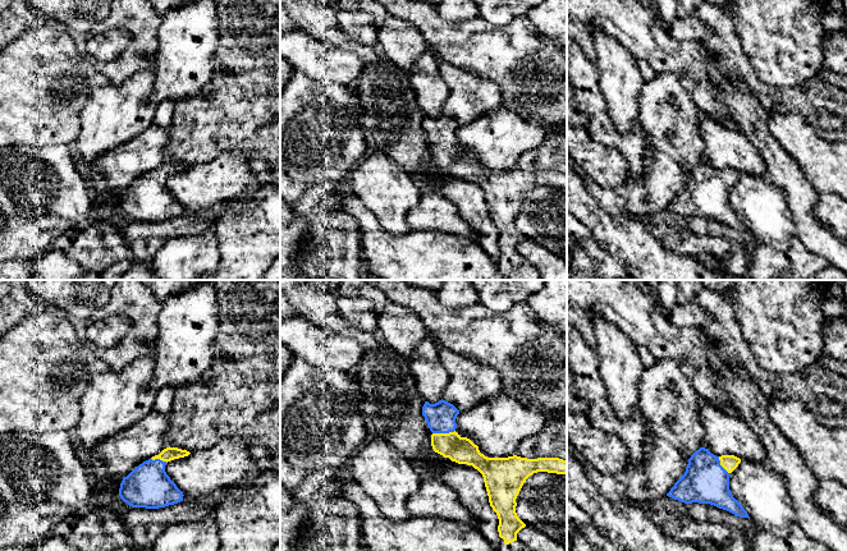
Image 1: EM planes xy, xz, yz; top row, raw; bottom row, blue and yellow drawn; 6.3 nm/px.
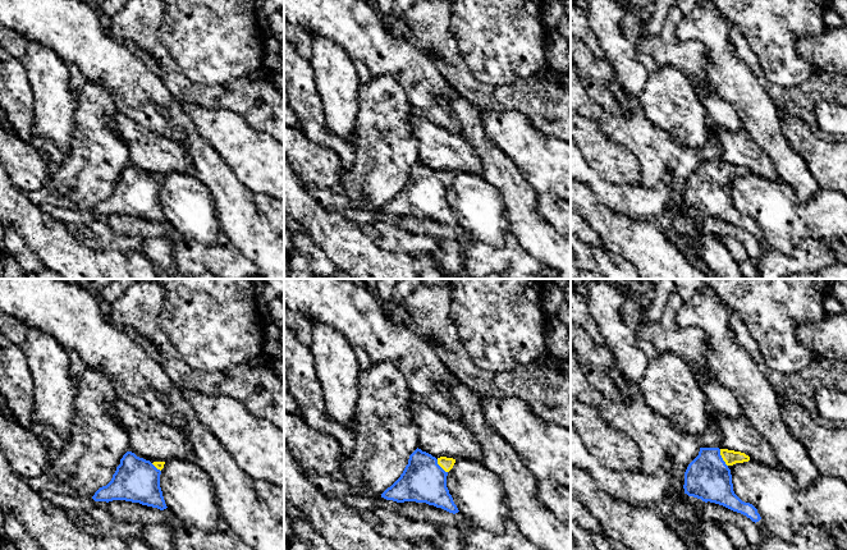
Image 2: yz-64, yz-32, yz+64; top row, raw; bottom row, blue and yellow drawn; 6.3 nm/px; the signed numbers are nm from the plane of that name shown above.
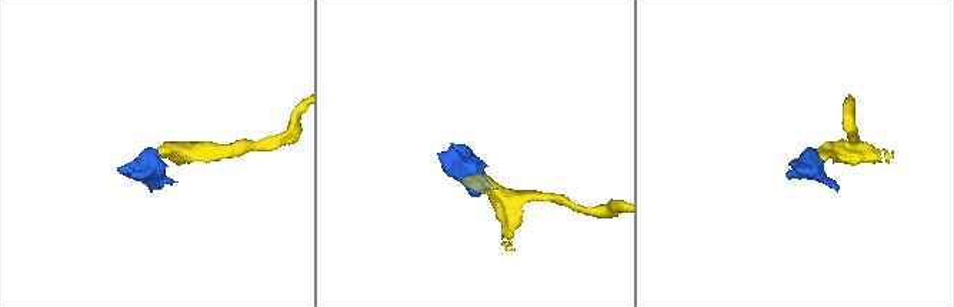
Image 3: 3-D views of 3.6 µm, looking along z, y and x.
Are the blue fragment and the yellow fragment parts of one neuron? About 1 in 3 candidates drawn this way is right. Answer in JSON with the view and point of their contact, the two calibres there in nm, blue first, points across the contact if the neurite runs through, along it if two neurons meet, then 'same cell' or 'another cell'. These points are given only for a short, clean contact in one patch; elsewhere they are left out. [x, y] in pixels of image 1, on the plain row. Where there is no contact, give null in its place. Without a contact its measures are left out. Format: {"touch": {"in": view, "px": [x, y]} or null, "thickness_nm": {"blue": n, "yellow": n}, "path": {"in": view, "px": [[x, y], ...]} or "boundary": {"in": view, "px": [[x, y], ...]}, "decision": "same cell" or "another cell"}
{"touch": {"in": "xz", "px": [443, 146]}, "thickness_nm": {"blue": 190, "yellow": 170}, "path": {"in": "xz", "px": [[440, 131], [443, 146], [462, 164]]}, "decision": "same cell"}

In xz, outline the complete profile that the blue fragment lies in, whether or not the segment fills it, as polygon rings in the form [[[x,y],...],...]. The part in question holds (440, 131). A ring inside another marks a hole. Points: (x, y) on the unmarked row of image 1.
[[[440,114],[435,118],[425,115],[422,120],[422,129],[426,133],[427,141],[432,146],[431,160],[435,166],[449,171],[458,178],[472,179],[477,183],[485,196],[485,201],[489,210],[489,216],[499,233],[498,245],[500,251],[500,258],[498,263],[498,271],[504,280],[541,280],[539,272],[532,267],[518,252],[517,247],[526,240],[526,238],[517,230],[516,212],[526,196],[526,193],[537,185],[548,185],[557,188],[567,188],[567,174],[559,171],[537,171],[527,173],[517,169],[508,171],[487,171],[480,166],[479,160],[470,152],[461,151],[457,146],[455,132],[459,124],[450,116]]]

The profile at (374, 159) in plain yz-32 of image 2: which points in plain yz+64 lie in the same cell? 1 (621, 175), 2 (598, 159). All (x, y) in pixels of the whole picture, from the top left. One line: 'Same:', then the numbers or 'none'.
Same: none

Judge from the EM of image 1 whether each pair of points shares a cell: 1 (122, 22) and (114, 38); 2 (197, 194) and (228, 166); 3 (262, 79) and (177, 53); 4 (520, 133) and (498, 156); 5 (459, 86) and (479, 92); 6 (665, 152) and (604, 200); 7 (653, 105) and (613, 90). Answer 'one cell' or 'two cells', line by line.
1: two cells
2: one cell
3: two cells
4: one cell
5: one cell
6: one cell
7: two cells

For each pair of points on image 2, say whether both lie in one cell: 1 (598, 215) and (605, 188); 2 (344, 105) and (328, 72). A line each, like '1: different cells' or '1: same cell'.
1: different cells
2: same cell

